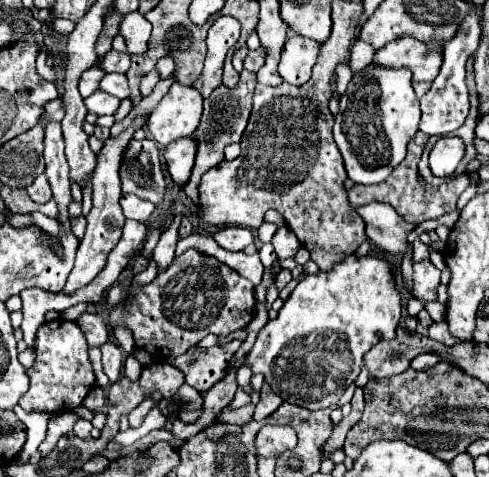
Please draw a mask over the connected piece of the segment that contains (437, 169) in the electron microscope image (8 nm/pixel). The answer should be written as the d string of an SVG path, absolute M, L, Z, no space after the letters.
M445 136L433 146L433 150L429 154L431 172L441 178L451 176L455 172L455 168L459 166L459 162L463 160L463 156L465 156L463 140L457 136Z

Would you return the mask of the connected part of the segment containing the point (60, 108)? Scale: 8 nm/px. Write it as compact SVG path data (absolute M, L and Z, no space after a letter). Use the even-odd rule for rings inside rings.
M55 98L53 102L45 104L45 112L43 112L43 118L45 120L61 120L65 116L65 106L63 106L63 98Z

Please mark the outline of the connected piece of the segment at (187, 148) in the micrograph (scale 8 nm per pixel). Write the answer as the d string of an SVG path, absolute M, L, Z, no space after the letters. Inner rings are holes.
M189 136L189 138L175 140L173 144L169 144L165 148L163 156L167 160L167 170L177 184L185 184L189 180L191 168L195 164L195 156L197 156L197 146L199 146L199 142Z

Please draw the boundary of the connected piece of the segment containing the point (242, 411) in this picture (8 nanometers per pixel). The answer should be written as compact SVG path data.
M249 404L249 406L239 408L239 410L223 410L215 418L215 424L237 424L237 426L245 426L253 418L254 410L254 404Z

